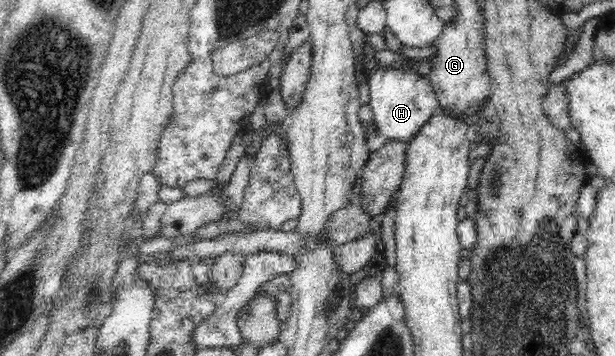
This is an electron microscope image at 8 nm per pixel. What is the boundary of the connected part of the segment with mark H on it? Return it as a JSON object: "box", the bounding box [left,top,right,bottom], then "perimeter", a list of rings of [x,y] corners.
{"box":[369,65,439,145],"perimeter":[[[394,65],[385,66],[376,71],[376,73],[372,73],[369,85],[369,105],[372,106],[373,113],[372,124],[377,126],[379,135],[384,136],[386,141],[392,141],[394,139],[395,141],[402,141],[408,145],[412,141],[412,137],[416,137],[416,133],[420,133],[420,129],[428,123],[428,119],[439,108],[439,102],[431,84],[431,79],[429,77],[421,77],[413,69],[394,68]]]}

